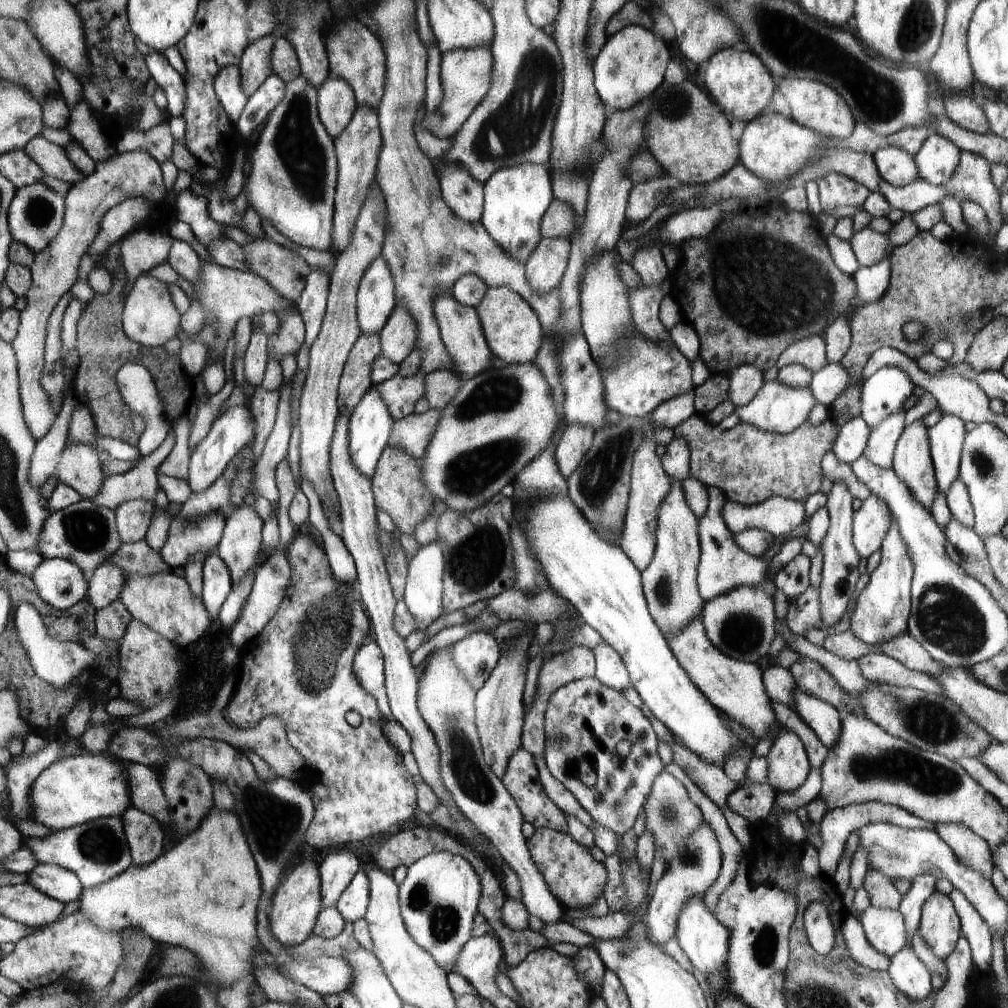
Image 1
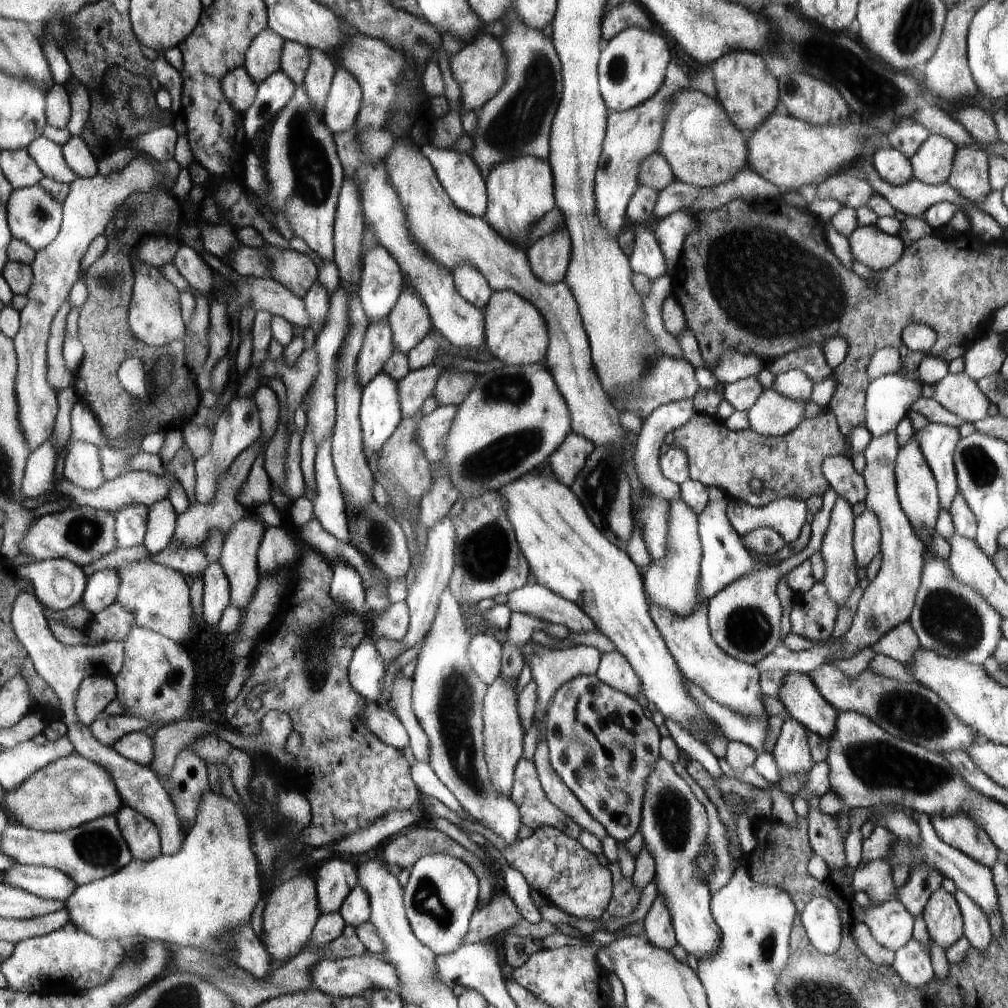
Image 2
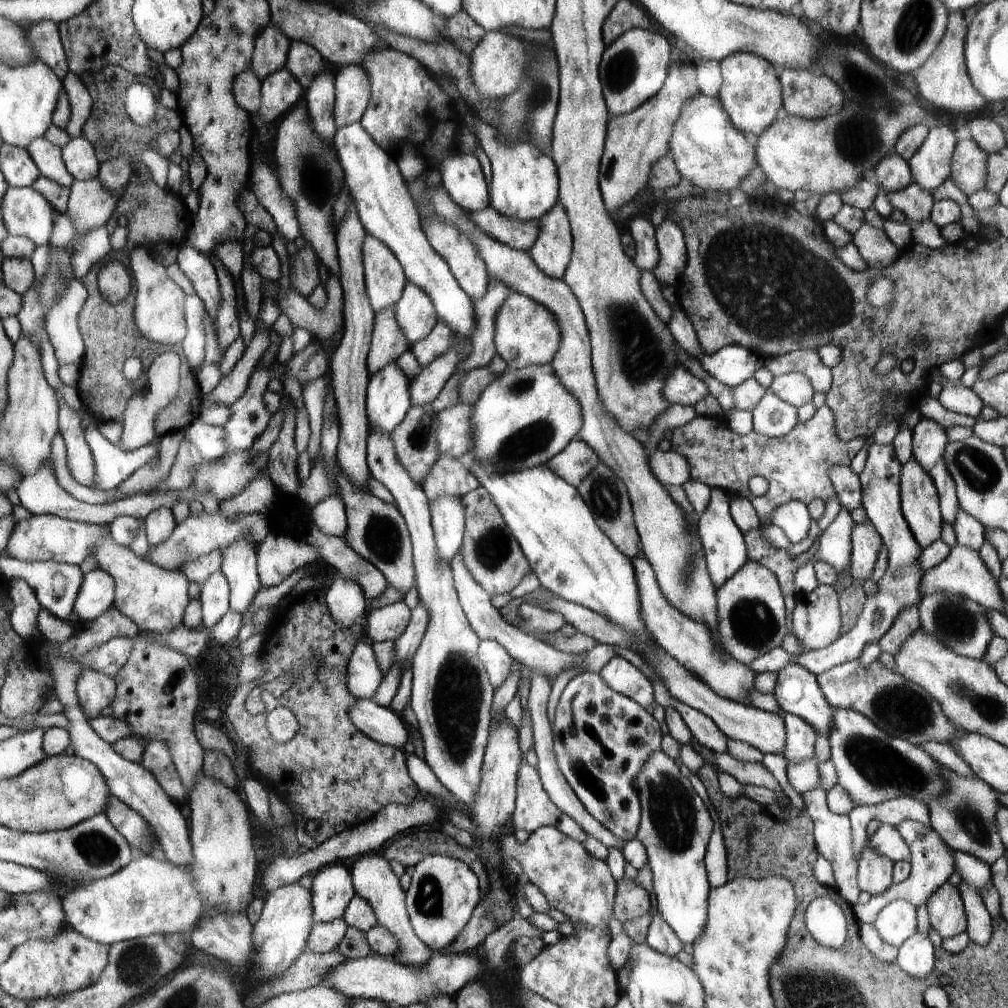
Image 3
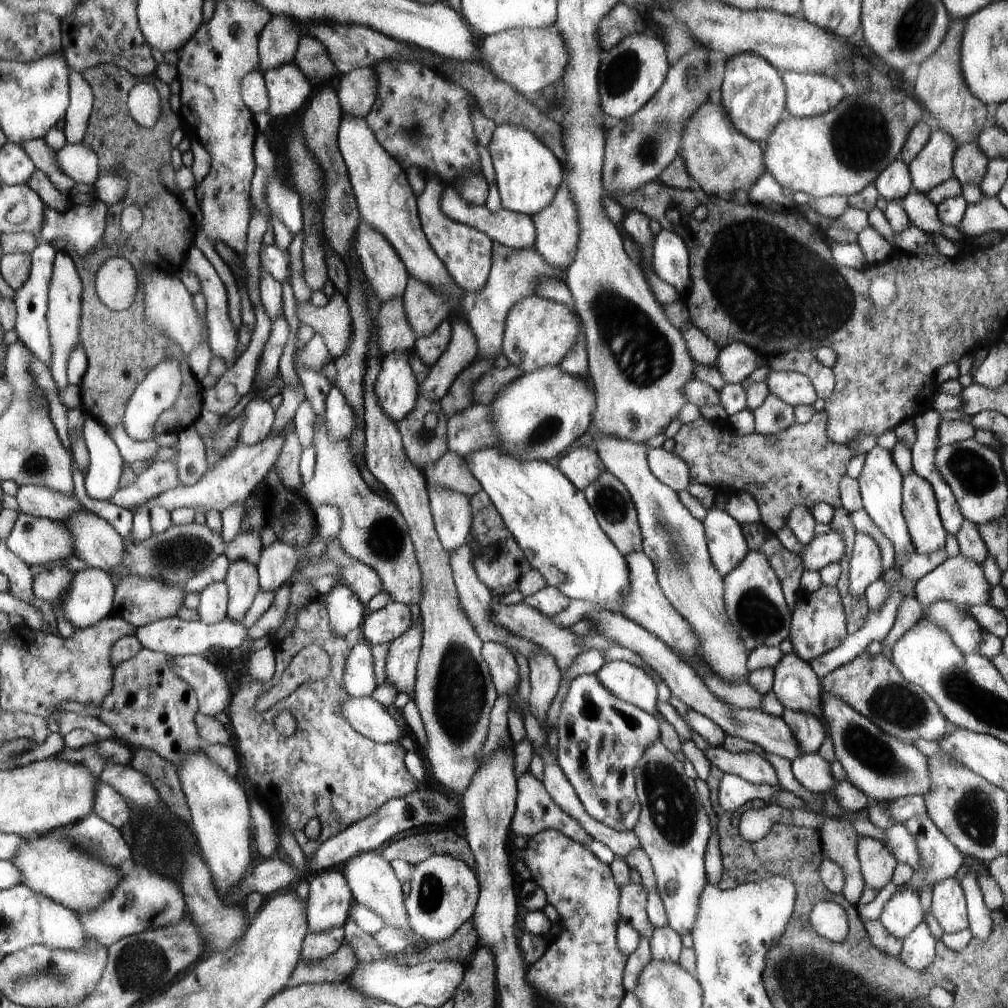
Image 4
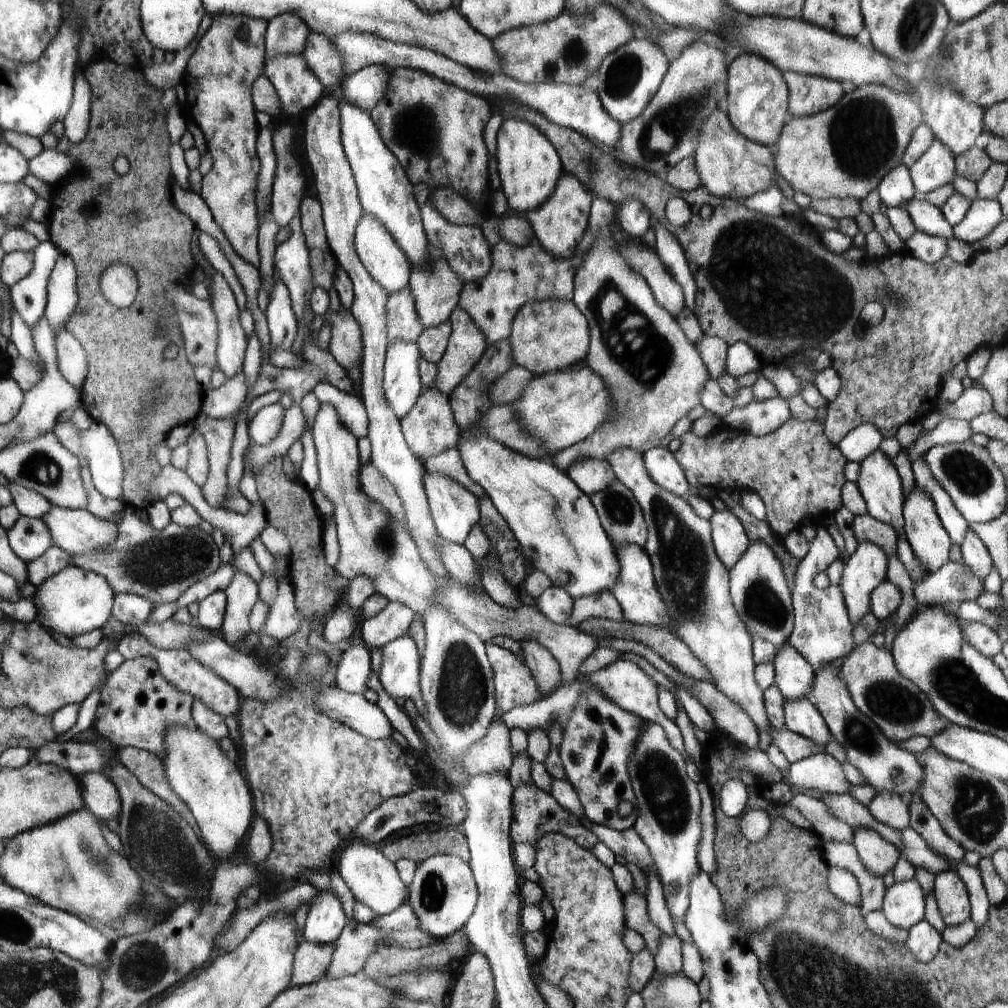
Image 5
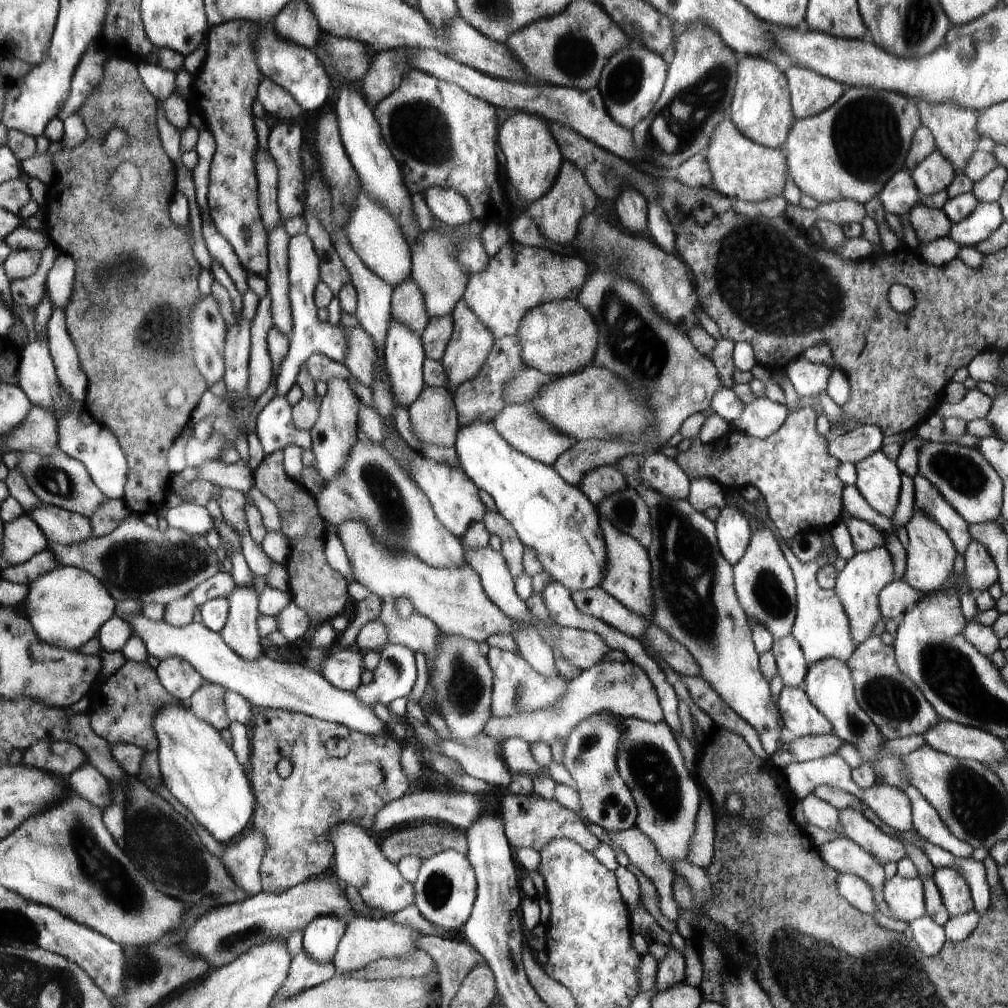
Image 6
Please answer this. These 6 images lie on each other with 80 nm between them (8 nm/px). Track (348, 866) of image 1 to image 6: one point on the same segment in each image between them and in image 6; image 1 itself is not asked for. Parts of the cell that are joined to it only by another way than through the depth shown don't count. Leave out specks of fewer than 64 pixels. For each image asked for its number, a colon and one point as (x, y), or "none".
2: (335, 878)
3: (332, 888)
4: (330, 897)
5: (325, 921)
6: (321, 937)

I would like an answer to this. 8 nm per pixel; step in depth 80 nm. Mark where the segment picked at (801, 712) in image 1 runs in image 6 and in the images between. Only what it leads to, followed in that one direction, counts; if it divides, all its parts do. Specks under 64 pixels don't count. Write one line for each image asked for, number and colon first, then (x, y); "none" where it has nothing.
2: (804, 703)
3: (798, 692)
4: (796, 686)
5: (794, 675)
6: (792, 667)

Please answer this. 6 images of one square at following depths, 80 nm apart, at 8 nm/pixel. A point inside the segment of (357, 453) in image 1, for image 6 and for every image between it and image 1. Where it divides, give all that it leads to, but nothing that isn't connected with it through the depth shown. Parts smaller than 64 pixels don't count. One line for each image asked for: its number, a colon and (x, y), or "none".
2: (379, 410)
3: (387, 401)
4: (396, 386)
5: (401, 383)
6: (404, 358)

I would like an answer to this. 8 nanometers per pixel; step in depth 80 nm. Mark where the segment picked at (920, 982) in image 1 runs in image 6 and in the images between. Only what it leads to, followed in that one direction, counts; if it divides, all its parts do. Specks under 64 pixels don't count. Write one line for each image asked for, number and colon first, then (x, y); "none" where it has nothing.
2: (913, 964)
3: (916, 956)
4: (918, 950)
5: (923, 941)
6: (929, 937)

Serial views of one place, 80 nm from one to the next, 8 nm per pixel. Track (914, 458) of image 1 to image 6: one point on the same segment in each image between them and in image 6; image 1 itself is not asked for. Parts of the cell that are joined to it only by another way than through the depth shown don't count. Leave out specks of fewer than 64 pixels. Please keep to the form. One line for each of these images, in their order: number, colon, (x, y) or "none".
2: (917, 489)
3: (920, 506)
4: (920, 507)
5: (929, 541)
6: (930, 553)

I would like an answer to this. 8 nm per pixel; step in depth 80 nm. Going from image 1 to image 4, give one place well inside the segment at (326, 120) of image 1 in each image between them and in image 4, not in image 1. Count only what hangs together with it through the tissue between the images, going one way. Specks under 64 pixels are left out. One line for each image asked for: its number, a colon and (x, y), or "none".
2: (342, 107)
3: (352, 86)
4: (357, 90)

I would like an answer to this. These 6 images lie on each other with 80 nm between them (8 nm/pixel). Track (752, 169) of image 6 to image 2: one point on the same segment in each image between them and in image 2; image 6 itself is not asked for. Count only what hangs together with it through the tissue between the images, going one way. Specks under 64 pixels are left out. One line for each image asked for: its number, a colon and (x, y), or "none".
2: (703, 148)
3: (708, 151)
4: (718, 156)
5: (730, 166)

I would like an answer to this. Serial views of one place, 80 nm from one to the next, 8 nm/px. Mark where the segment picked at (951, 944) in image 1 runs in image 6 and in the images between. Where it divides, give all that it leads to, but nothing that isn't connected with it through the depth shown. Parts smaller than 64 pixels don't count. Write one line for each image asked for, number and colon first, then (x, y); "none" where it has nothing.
2: (944, 921)
3: (945, 907)
4: (949, 905)
5: (952, 898)
6: (956, 896)

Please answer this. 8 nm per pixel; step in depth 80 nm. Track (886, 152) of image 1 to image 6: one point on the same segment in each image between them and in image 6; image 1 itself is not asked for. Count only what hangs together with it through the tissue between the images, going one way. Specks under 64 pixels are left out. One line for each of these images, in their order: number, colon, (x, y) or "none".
2: (894, 167)
3: (893, 174)
4: (894, 183)
5: (895, 190)
6: (899, 195)

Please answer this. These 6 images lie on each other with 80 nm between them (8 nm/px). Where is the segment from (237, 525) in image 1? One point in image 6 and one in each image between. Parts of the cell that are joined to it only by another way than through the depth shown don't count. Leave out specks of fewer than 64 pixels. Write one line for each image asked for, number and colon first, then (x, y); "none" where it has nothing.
2: (238, 556)
3: (239, 564)
4: (242, 581)
5: (242, 593)
6: (240, 632)

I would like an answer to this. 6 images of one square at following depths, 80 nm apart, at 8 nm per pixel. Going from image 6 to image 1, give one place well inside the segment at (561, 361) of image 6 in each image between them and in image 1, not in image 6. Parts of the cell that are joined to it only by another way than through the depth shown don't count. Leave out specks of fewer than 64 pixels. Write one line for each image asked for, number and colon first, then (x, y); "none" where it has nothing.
1: (513, 331)
2: (516, 333)
3: (526, 333)
4: (538, 332)
5: (547, 335)

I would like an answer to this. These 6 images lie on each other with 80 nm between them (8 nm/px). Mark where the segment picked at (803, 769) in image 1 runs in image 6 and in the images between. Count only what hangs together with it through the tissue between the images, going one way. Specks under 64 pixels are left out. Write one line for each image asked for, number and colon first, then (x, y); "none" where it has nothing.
2: (792, 753)
3: (800, 737)
4: (810, 733)
5: (801, 717)
6: (800, 717)

